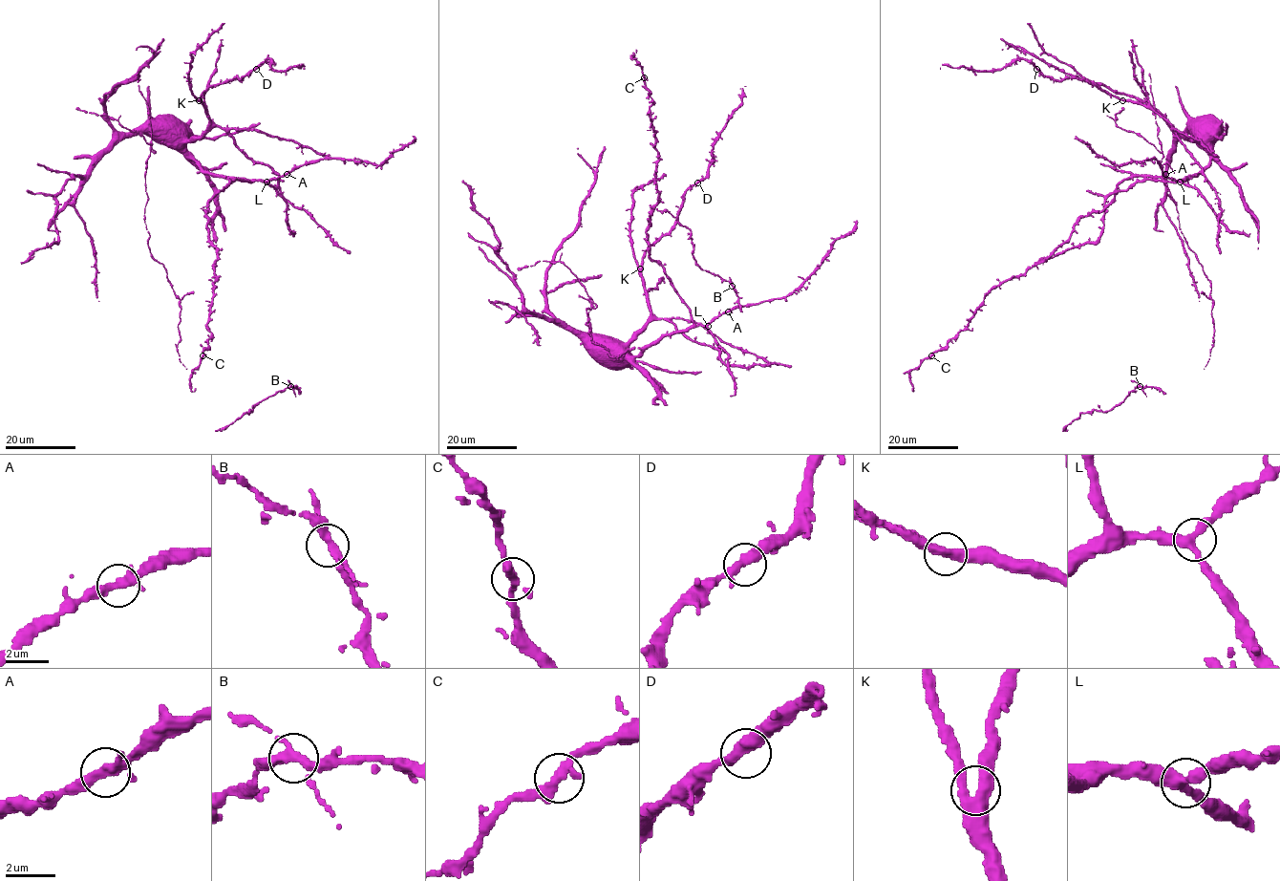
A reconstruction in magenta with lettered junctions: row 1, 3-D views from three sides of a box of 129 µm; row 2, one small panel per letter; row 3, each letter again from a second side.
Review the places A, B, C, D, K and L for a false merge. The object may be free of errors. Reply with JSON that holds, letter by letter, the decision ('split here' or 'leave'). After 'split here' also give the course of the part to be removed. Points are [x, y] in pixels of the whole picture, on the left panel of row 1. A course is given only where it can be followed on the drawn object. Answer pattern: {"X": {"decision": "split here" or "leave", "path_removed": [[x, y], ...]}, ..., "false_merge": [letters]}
{"A": {"decision": "leave"}, "B": {"decision": "leave"}, "C": {"decision": "leave"}, "D": {"decision": "leave"}, "K": {"decision": "leave"}, "L": {"decision": "leave"}, "false_merge": []}

